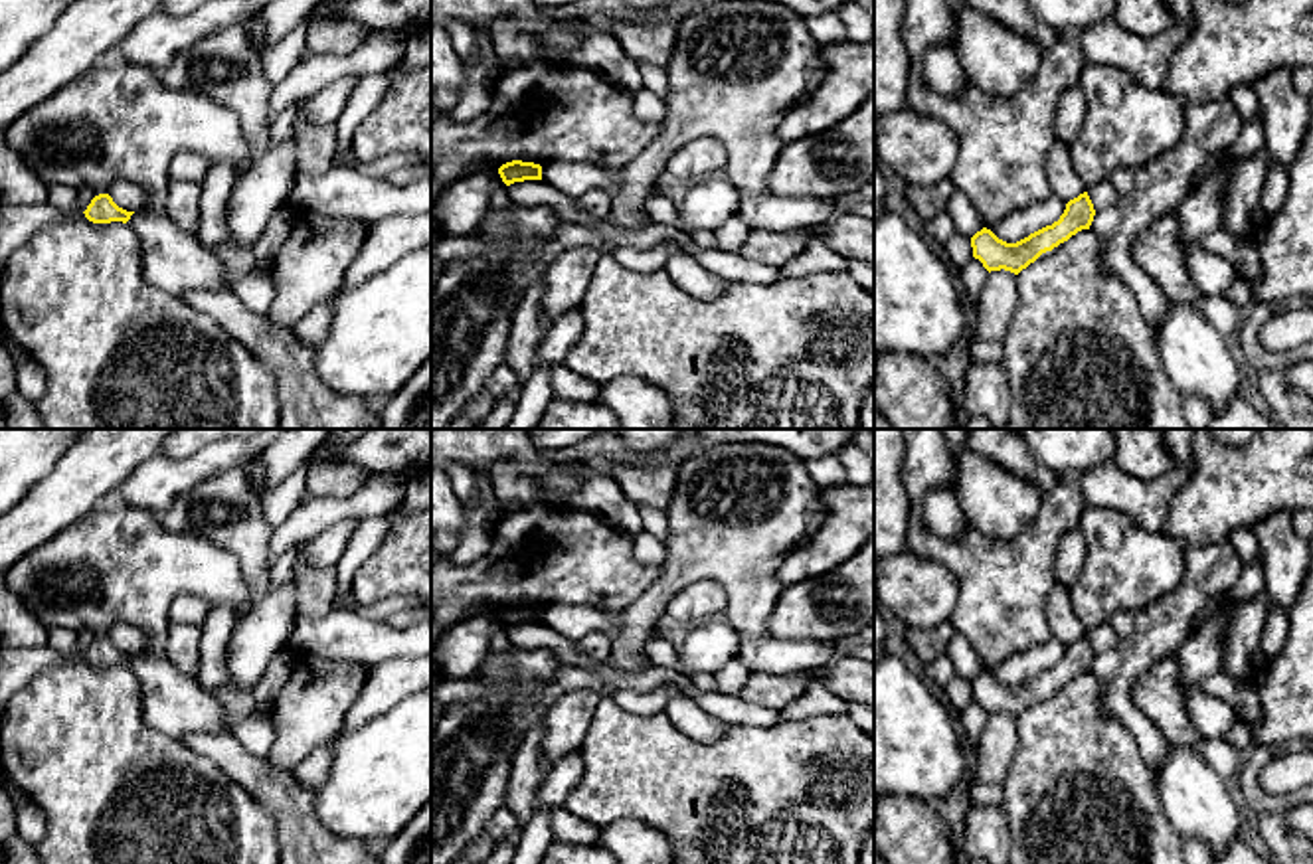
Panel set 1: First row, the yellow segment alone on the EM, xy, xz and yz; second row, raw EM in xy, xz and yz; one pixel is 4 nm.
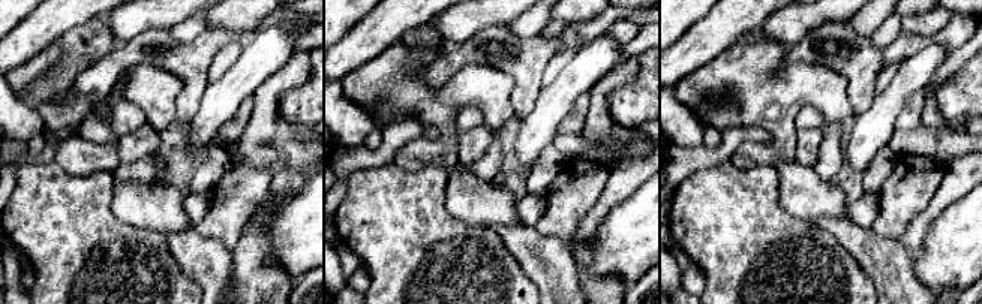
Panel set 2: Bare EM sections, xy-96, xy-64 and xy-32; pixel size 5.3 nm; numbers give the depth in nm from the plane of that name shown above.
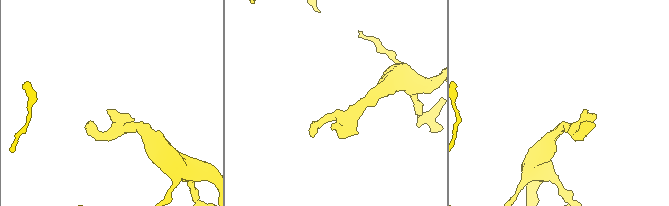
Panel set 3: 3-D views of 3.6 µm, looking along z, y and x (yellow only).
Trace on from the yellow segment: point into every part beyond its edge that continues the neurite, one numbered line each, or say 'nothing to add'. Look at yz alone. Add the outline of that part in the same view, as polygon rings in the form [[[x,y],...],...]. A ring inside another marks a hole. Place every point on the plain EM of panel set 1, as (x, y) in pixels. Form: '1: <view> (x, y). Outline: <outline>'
nothing to add

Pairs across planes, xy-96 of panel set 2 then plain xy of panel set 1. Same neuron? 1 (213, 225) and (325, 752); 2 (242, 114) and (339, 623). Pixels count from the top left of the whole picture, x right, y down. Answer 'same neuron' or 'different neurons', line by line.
1: different neurons
2: different neurons

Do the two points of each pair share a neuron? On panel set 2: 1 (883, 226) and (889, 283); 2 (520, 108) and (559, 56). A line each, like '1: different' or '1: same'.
1: different
2: different

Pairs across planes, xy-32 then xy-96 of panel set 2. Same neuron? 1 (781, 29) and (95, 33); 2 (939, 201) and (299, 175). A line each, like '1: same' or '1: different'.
1: different
2: same

